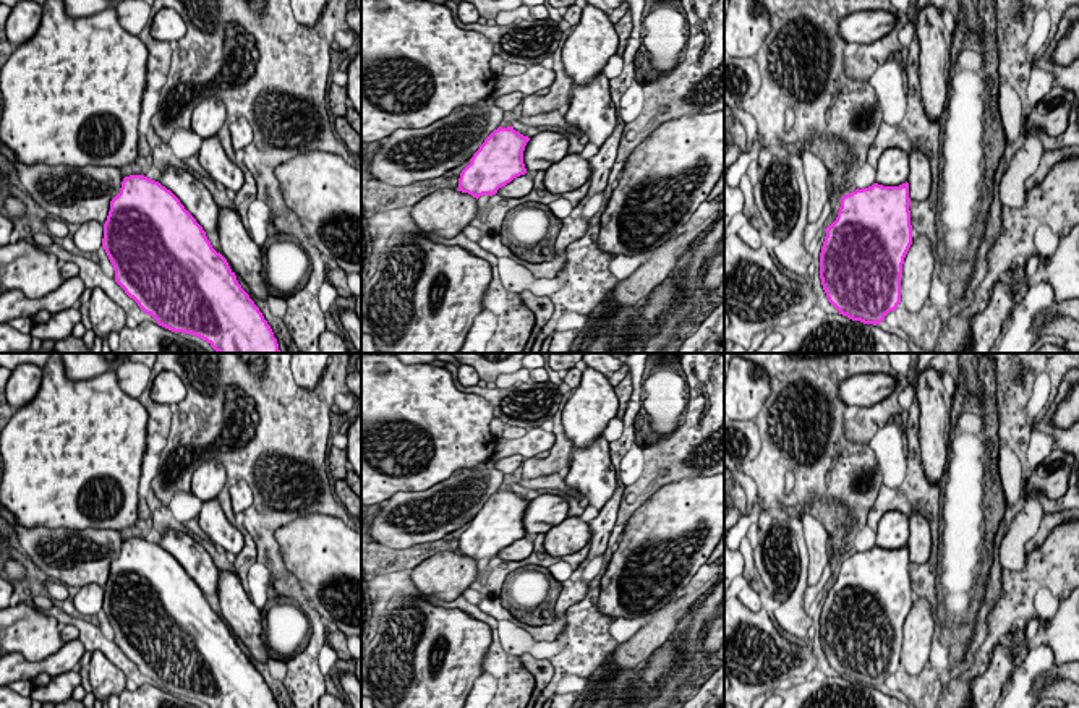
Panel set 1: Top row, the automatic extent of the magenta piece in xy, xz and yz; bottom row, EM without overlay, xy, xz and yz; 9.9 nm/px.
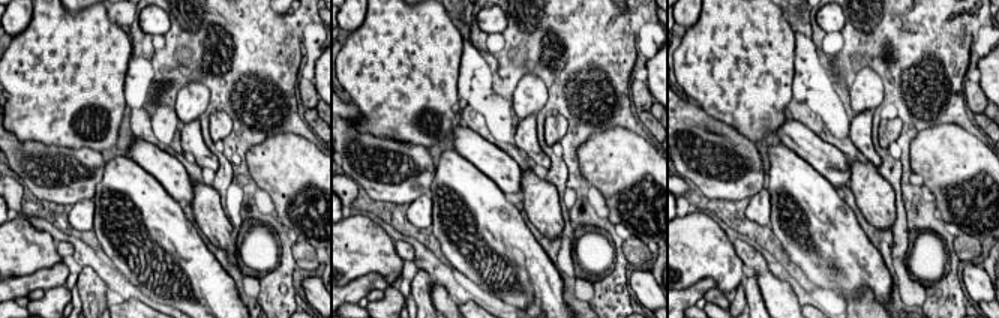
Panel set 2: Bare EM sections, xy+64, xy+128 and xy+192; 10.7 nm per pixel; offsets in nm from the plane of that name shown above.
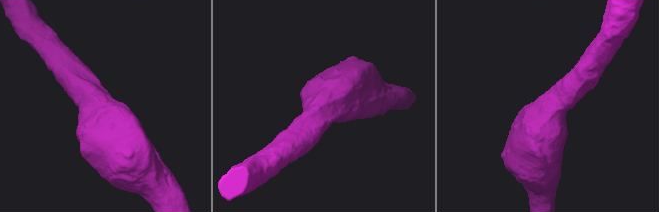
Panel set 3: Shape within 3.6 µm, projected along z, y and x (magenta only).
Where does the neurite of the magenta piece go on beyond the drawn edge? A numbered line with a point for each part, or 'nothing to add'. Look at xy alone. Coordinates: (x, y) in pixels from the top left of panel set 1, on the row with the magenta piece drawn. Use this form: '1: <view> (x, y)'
1: xy (193, 195)

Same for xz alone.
1: xz (546, 148)

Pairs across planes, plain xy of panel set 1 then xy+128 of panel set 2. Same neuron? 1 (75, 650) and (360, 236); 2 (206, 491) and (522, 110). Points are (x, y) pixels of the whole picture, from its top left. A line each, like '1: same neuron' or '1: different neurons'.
1: different neurons
2: same neuron

